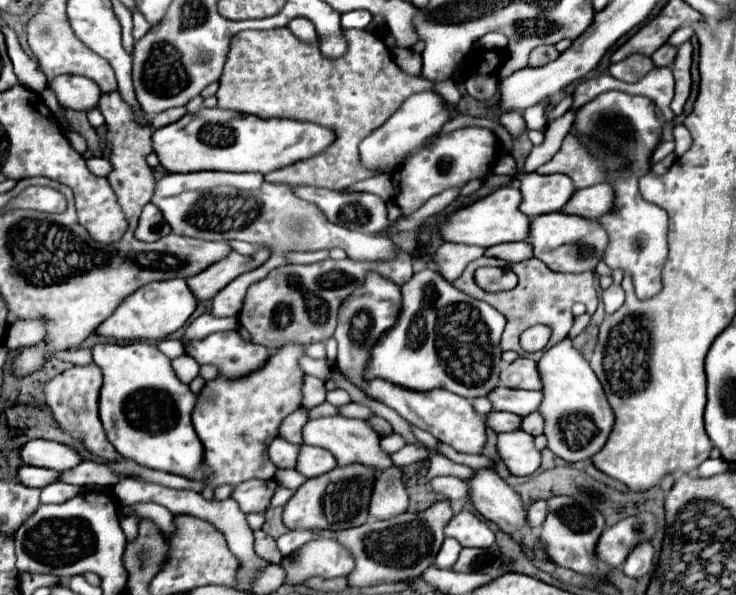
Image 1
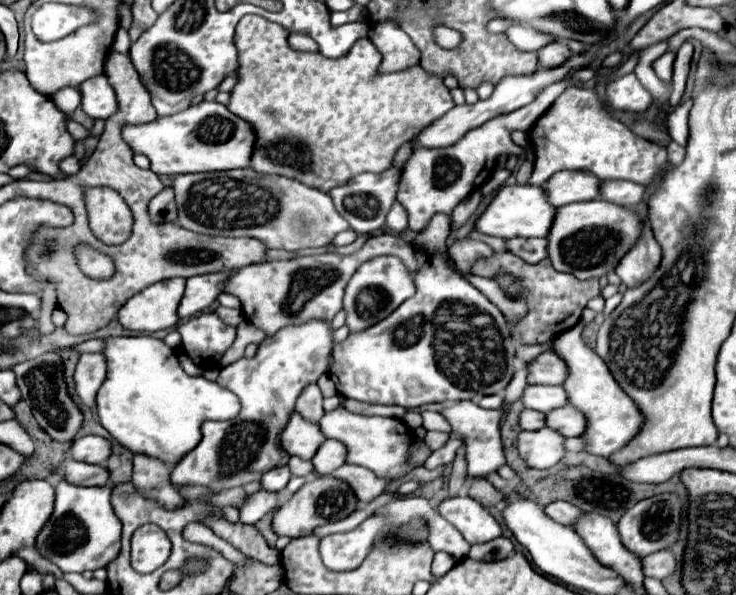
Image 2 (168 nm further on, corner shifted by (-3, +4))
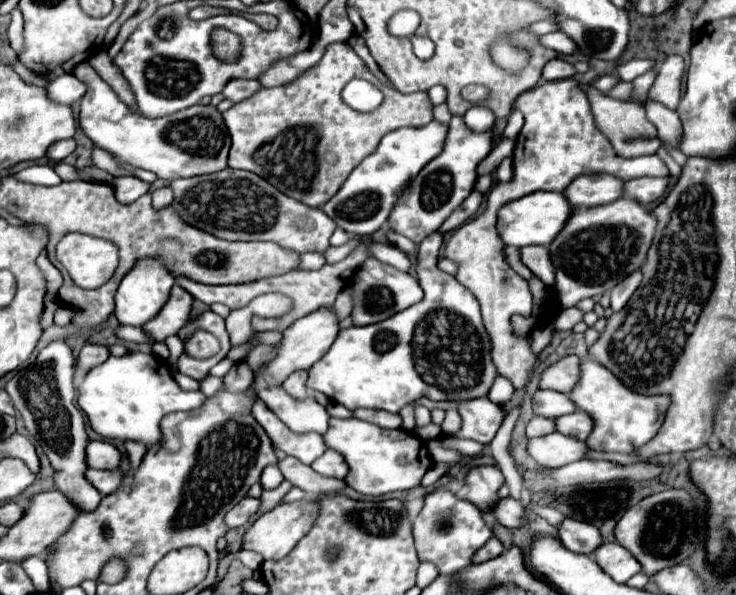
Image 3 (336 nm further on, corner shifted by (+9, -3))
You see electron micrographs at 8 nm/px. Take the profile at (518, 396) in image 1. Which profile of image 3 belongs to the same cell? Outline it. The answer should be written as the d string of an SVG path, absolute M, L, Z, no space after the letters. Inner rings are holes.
M536 391L532 403L534 403L536 415L552 417L552 419L578 411L578 407L570 401L570 397L560 391Z

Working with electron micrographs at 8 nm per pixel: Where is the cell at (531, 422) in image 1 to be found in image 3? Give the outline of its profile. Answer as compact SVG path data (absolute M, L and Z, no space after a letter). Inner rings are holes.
M576 411L576 413L570 413L566 417L560 417L556 421L556 427L564 435L572 435L576 439L586 441L588 435L594 429L594 419L588 413L584 413L584 411Z

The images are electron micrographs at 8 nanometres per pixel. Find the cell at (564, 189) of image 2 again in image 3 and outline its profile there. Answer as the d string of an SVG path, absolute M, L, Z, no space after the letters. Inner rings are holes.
M608 173L580 175L574 183L570 183L570 187L566 187L564 195L574 207L606 205L624 195L624 181Z

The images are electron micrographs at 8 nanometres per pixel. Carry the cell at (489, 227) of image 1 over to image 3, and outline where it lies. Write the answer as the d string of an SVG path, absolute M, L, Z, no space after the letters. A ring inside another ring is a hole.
M536 191L502 207L502 211L498 213L498 233L506 245L514 245L514 247L550 245L550 239L554 239L562 231L572 211L574 207L568 203L564 193Z

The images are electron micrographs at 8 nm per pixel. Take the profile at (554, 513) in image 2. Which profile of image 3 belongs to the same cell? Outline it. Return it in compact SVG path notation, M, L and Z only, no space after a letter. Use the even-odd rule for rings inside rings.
M566 519L558 527L558 535L564 547L568 547L574 553L582 553L582 555L590 555L604 543L602 533L594 525L578 523L576 519Z

